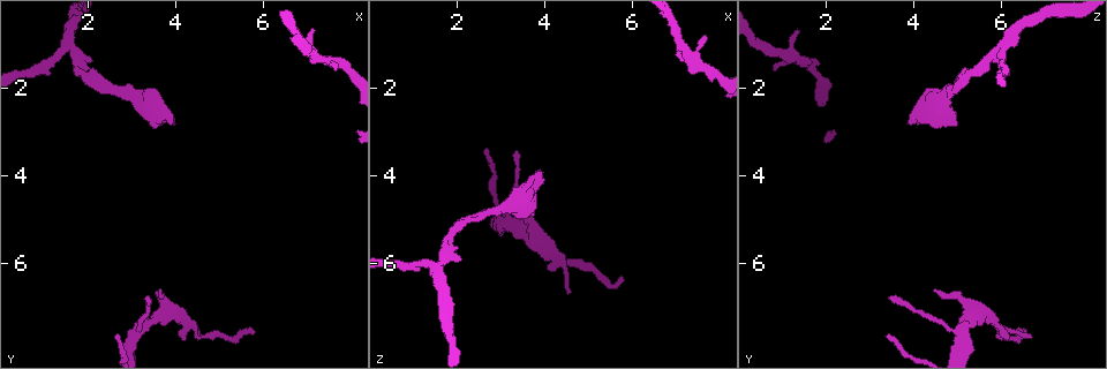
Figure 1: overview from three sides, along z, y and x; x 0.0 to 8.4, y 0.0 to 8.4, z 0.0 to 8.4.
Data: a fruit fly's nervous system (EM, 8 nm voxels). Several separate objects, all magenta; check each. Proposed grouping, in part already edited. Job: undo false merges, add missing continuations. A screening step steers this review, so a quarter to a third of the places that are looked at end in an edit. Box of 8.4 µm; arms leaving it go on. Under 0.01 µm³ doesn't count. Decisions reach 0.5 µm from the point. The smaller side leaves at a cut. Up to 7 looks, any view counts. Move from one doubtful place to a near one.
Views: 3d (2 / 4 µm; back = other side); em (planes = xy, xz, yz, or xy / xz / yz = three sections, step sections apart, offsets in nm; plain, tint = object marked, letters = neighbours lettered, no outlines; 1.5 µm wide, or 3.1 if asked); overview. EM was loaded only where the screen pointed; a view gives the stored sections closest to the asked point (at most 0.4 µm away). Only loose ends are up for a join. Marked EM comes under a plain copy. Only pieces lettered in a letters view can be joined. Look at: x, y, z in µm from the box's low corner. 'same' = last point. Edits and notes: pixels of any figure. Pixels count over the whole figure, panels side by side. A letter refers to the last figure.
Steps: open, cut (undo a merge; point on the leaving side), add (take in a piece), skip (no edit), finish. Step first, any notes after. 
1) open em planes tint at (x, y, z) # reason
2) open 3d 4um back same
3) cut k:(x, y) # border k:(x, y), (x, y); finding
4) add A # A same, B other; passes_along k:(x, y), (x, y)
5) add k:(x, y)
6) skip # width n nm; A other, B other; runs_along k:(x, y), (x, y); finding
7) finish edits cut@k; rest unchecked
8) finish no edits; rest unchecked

open em planes letters at (3.90, 2.85, 3.90) # free end

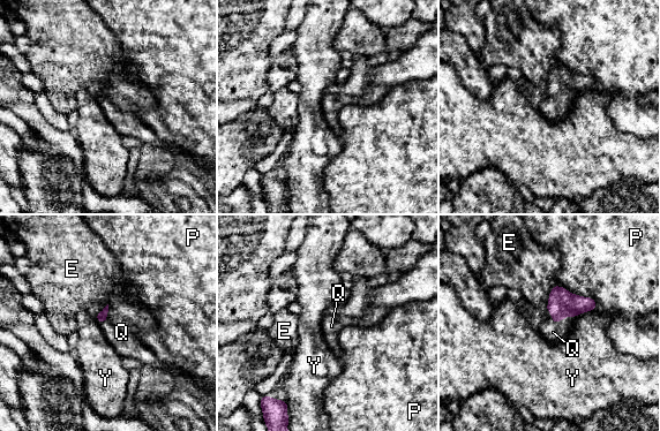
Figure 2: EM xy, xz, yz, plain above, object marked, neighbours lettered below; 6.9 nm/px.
add 2:(553, 332) # longest_contact P 340 nm; E other, P other, Q same, Y other; it goes on there

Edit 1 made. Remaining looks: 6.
open overview

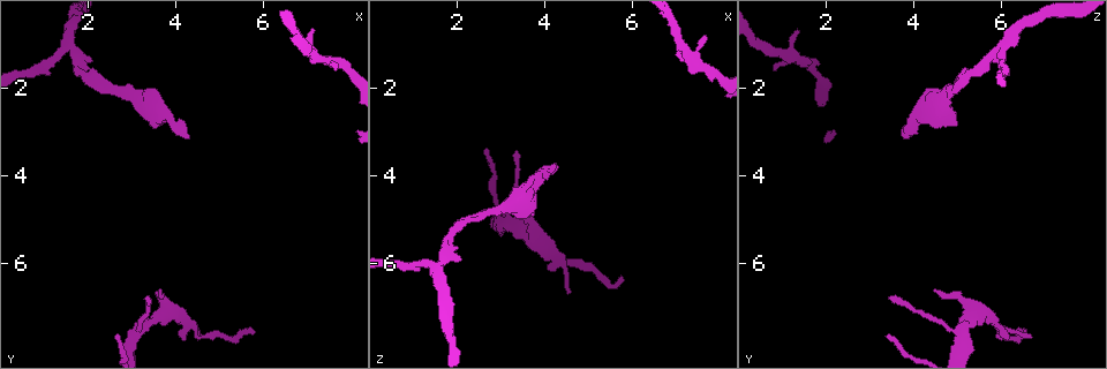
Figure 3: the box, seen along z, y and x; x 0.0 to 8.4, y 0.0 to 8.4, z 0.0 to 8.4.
open 3d 4um back at (3.15, 7.55, 4.80) # sudden change in width

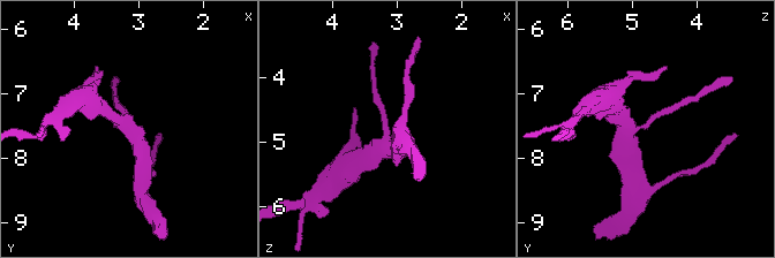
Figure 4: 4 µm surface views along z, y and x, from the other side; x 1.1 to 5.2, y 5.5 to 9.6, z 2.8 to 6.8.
open em planes letters at (3.15, 7.50, 4.80)

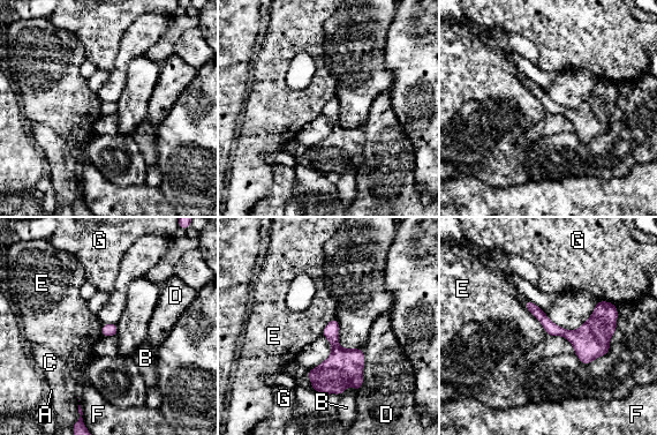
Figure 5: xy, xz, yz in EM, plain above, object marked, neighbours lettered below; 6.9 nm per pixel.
skip # A other, B other, C other, D other, E other, F other, G other; continuous, no second cell

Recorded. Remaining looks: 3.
open 3d 2um at (5.75, 7.50, 6.35) # free end

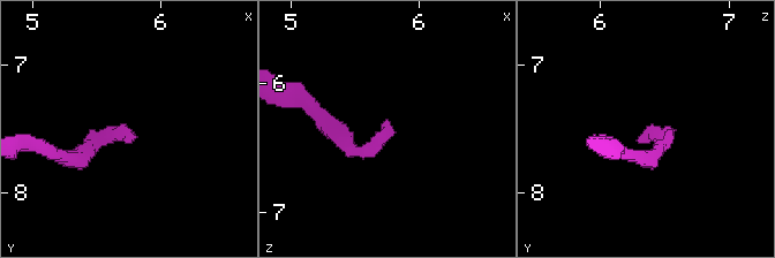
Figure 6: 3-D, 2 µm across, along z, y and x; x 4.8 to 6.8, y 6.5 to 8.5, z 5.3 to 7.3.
open em xy step 4 letters at (5.78, 7.54, 6.32)

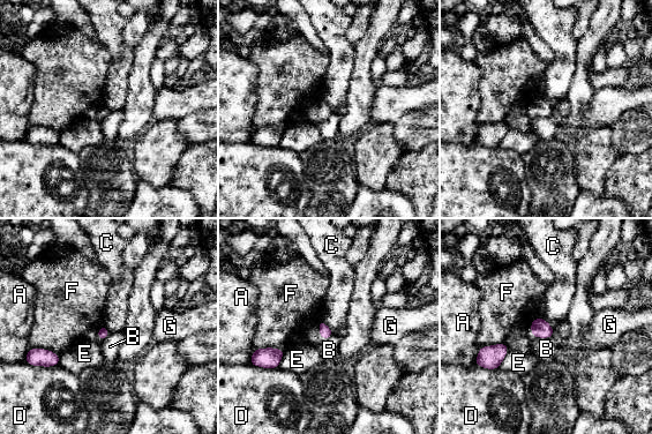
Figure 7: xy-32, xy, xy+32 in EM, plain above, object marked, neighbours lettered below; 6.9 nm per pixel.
skip # longest_contact F 220 nm; A other, B other, C other, D other, E other, F other, G other; border 7:(321, 320), (332, 333); none of them fits

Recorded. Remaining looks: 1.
finish edits add@2; rest unchecked

